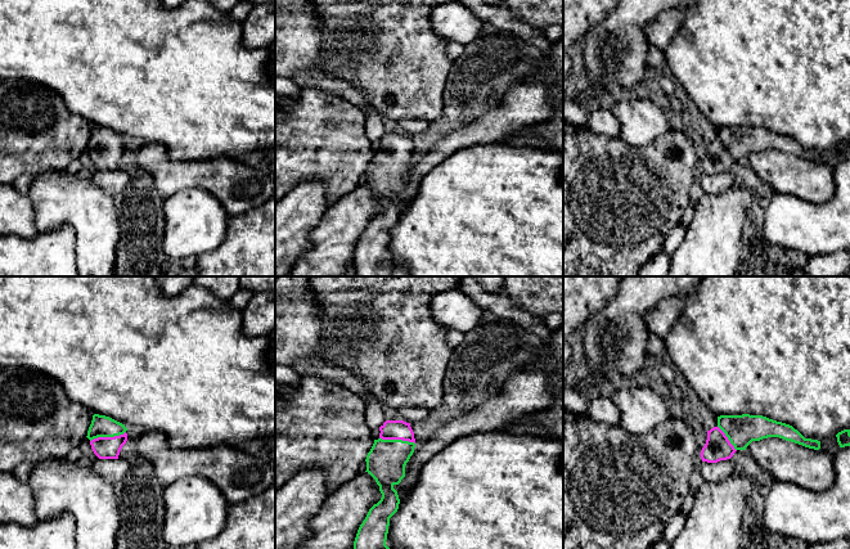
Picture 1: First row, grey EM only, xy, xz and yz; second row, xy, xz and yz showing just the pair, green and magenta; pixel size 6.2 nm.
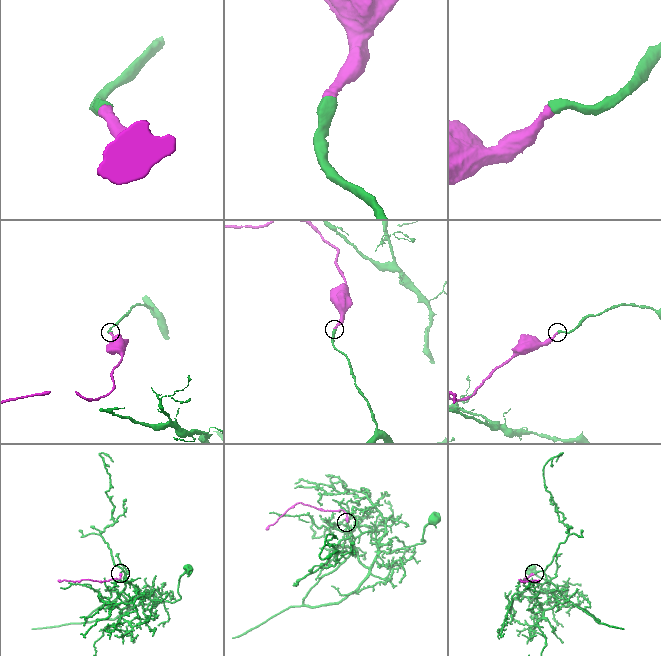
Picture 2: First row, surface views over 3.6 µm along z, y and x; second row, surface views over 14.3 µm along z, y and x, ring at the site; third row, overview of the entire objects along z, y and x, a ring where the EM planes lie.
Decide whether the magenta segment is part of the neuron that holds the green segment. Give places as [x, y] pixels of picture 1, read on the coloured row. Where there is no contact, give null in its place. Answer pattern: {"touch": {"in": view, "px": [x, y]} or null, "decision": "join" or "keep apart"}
{"touch": {"in": "xy", "px": [107, 436]}, "decision": "join"}

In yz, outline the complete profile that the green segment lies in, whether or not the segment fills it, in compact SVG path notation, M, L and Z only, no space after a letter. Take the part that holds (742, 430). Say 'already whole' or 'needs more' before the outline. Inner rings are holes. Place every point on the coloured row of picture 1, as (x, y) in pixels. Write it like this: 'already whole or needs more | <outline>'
needs more | M720 415L718 426L707 431L707 440L701 450L702 462L718 463L733 456L737 450L746 450L752 441L779 437L819 450L820 441L805 438L792 426L763 415Z

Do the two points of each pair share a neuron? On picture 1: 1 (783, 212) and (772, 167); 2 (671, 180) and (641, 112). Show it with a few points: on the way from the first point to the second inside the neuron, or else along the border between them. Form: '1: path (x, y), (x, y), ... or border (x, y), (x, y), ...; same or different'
1: border (773, 190), (795, 194), (808, 201); different
2: border (669, 127), (642, 145), (632, 145), (624, 140); different

